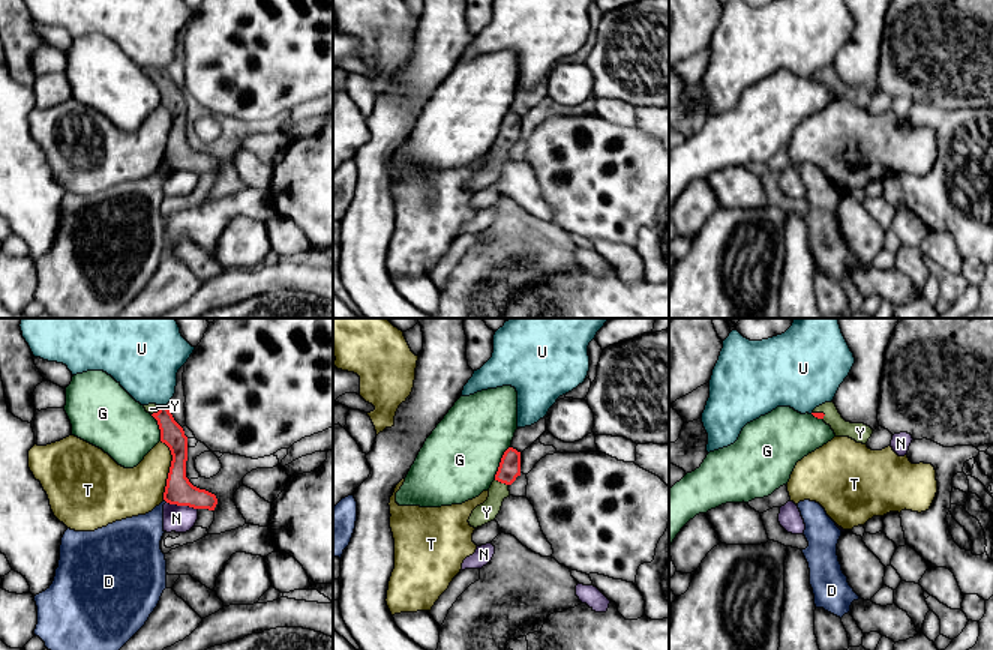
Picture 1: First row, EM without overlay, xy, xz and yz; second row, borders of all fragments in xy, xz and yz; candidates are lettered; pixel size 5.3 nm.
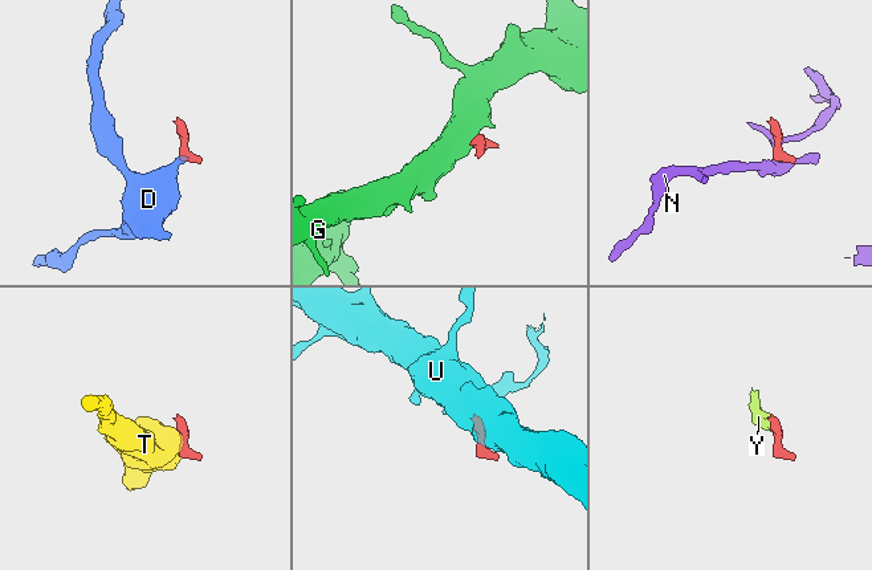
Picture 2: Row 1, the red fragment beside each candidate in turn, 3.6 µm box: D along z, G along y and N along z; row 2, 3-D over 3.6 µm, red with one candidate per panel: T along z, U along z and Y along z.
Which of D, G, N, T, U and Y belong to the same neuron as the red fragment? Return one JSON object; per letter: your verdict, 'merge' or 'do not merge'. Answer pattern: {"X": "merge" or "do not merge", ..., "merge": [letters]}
{"D": "do not merge", "G": "do not merge", "N": "do not merge", "T": "do not merge", "U": "do not merge", "Y": "merge", "merge": ["Y"]}

